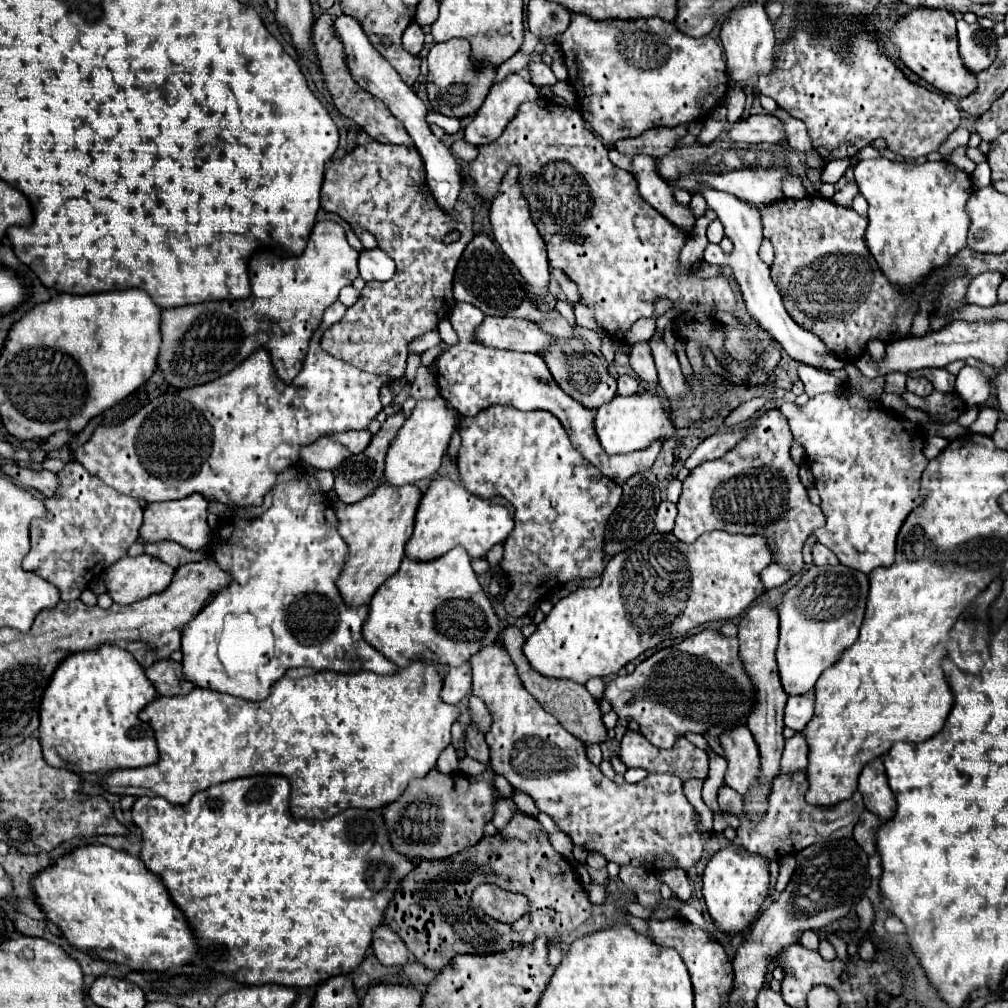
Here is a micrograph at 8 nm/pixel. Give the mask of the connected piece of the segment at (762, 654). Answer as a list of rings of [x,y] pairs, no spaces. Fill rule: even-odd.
[[[758,604],[752,606],[746,616],[740,622],[738,630],[738,640],[740,640],[740,658],[748,670],[748,676],[752,682],[756,682],[756,694],[760,694],[760,702],[756,702],[756,710],[752,712],[752,718],[748,718],[748,728],[760,748],[762,756],[762,774],[760,774],[760,784],[752,794],[744,796],[746,800],[746,812],[756,818],[760,810],[764,810],[764,802],[768,798],[768,790],[772,786],[772,778],[776,776],[776,770],[780,770],[780,756],[782,756],[782,746],[784,746],[784,706],[788,700],[788,694],[782,688],[780,674],[778,674],[778,664],[776,664],[776,646],[778,646],[778,612],[774,604]]]

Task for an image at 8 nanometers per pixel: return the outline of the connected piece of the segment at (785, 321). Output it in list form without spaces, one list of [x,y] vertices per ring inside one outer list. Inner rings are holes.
[[[698,182],[694,188],[696,194],[700,194],[708,208],[716,212],[716,216],[722,220],[724,228],[726,228],[726,236],[734,242],[734,252],[731,254],[723,253],[721,247],[717,244],[709,243],[704,250],[703,260],[712,265],[732,266],[734,268],[734,276],[736,282],[740,284],[740,290],[744,294],[746,300],[746,308],[748,314],[768,332],[772,334],[772,338],[786,350],[788,356],[792,356],[798,362],[816,366],[816,368],[828,368],[828,370],[836,370],[836,368],[844,368],[844,364],[840,362],[840,358],[832,356],[828,352],[828,348],[820,342],[820,338],[816,338],[816,334],[804,330],[802,326],[798,326],[790,314],[786,312],[784,304],[782,304],[782,296],[780,290],[776,288],[772,276],[770,276],[770,268],[758,258],[758,248],[762,242],[762,224],[760,224],[760,210],[748,206],[746,202],[736,200],[732,194],[720,192],[716,188],[710,188],[704,182]]]

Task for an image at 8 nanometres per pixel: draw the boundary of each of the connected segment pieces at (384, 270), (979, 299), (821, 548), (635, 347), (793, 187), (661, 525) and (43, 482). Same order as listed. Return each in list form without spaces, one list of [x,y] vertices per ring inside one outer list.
[[[362,250],[360,252],[360,262],[358,262],[358,268],[360,268],[360,276],[366,280],[366,282],[372,282],[372,280],[390,280],[392,274],[394,274],[394,262],[392,258],[388,258],[382,250]]]
[[[984,272],[980,276],[974,278],[974,282],[970,284],[970,290],[966,294],[966,302],[968,304],[980,304],[980,306],[992,306],[998,298],[996,298],[996,290],[998,290],[1003,278],[998,272]]]
[[[814,544],[814,548],[812,548],[812,556],[814,556],[814,564],[816,566],[824,566],[824,564],[838,564],[838,558],[836,558],[836,554],[830,550],[830,548],[826,548],[824,544]]]
[[[636,342],[630,346],[630,366],[632,370],[638,374],[638,378],[642,380],[644,390],[656,390],[658,386],[658,374],[656,374],[656,364],[652,360],[650,348],[646,342]]]
[[[788,176],[788,178],[784,180],[784,196],[786,196],[786,198],[798,198],[798,200],[800,200],[800,198],[804,198],[804,194],[806,194],[806,190],[804,190],[800,178]]]
[[[662,500],[656,512],[656,532],[672,532],[676,522],[676,504]]]
[[[6,462],[2,466],[4,474],[14,478],[16,482],[20,482],[26,488],[36,488],[40,490],[44,496],[54,496],[58,490],[58,476],[54,472],[48,470],[30,470],[30,468],[20,468],[14,462]]]

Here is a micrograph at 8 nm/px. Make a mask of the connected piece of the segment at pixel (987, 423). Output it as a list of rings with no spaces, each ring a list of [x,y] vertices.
[[[980,408],[980,418],[978,422],[974,422],[968,430],[970,432],[978,432],[978,434],[990,434],[992,436],[992,430],[996,430],[996,422],[998,422],[998,414],[994,408]]]

